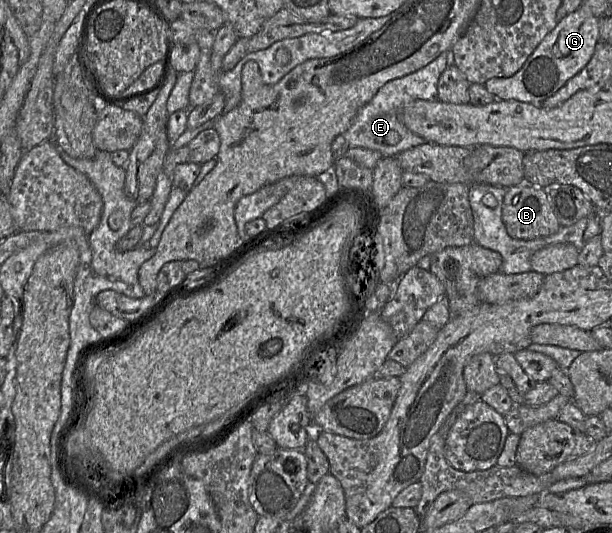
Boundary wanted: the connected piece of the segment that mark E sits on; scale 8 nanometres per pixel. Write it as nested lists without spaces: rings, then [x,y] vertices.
[[[447,52],[441,53],[436,59],[423,68],[387,82],[375,96],[364,105],[350,127],[342,134],[349,148],[367,148],[379,151],[383,157],[395,157],[411,148],[427,143],[421,136],[410,131],[402,122],[404,108],[415,100],[438,100],[438,80],[447,68]]]

